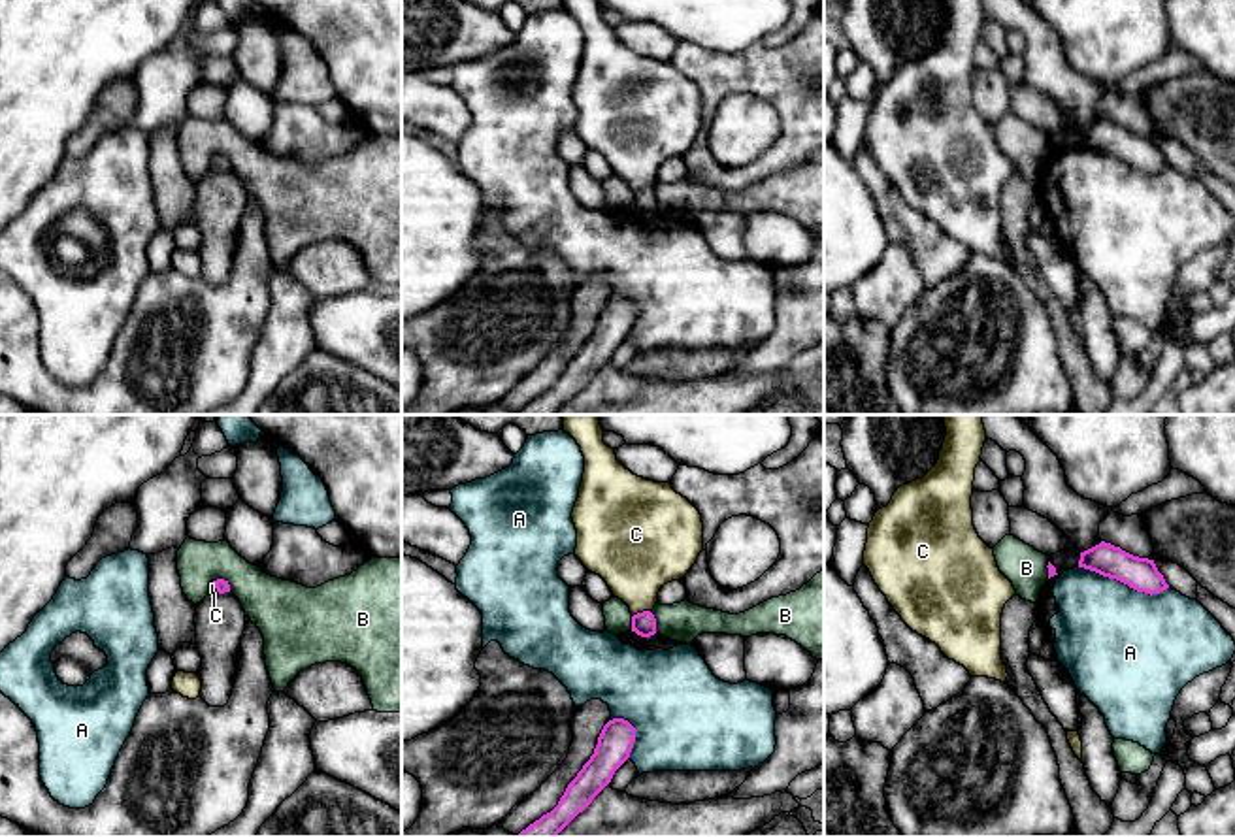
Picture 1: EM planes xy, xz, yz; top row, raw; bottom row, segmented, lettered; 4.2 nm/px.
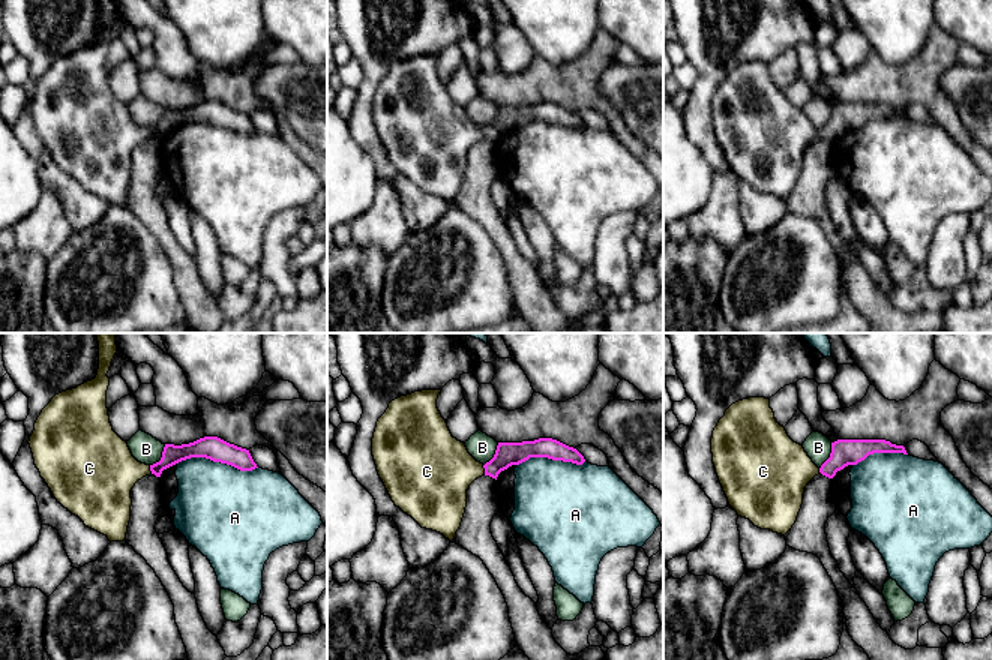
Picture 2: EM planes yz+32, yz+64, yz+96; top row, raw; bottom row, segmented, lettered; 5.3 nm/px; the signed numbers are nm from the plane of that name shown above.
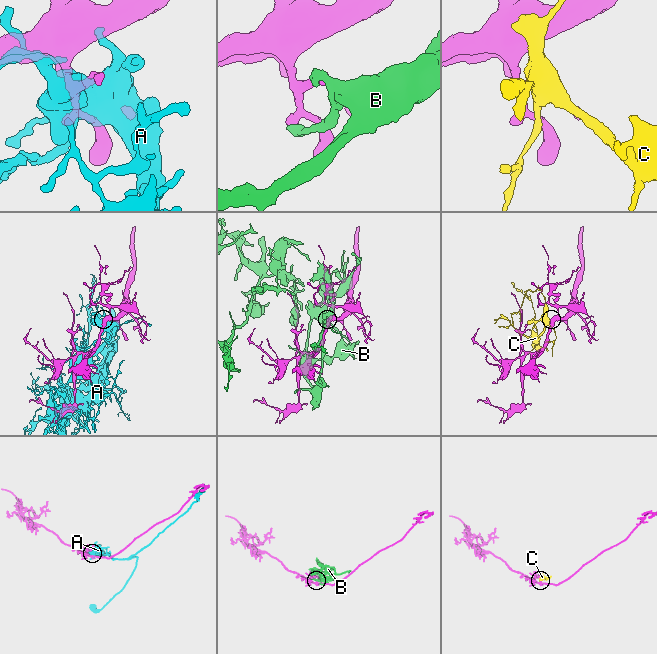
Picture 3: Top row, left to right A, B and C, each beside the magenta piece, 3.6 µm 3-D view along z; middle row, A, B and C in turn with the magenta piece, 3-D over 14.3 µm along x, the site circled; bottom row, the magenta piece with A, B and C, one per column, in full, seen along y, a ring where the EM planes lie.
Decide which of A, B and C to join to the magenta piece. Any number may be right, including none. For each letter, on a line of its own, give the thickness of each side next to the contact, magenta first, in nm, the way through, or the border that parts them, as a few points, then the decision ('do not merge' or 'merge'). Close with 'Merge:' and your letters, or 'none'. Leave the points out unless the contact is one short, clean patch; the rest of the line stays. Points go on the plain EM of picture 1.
A: calibres 140 and 460 nm; do not merge
B: calibres 100 and 170 nm; do not merge
C: calibres 100 and 360 nm; way xz (643, 202), (640, 191), (636, 132); merge
Merge: C

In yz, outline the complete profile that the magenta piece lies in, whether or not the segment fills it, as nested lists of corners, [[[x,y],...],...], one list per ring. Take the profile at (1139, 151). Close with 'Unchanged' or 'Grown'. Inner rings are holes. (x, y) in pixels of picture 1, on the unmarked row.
[[[1105,119],[1080,130],[1079,145],[1116,156],[1150,173],[1169,166],[1154,138],[1133,134]]]. Unchanged

